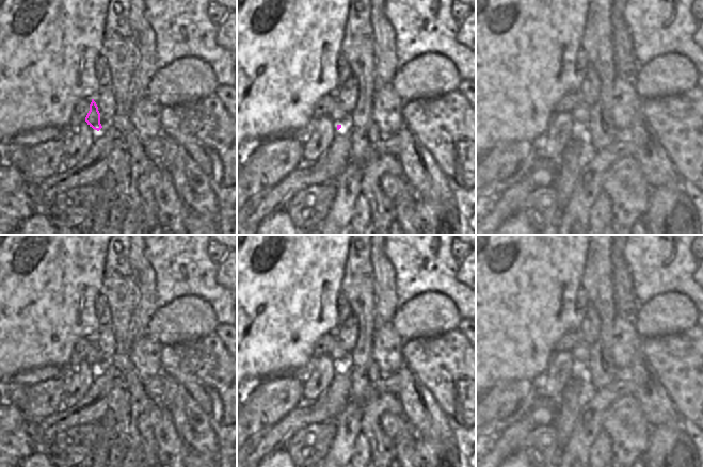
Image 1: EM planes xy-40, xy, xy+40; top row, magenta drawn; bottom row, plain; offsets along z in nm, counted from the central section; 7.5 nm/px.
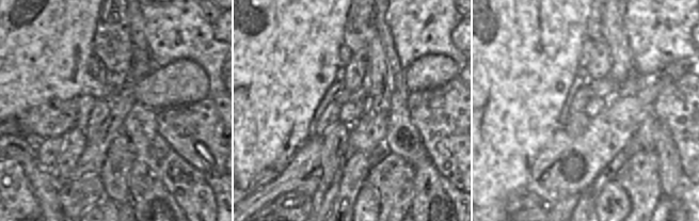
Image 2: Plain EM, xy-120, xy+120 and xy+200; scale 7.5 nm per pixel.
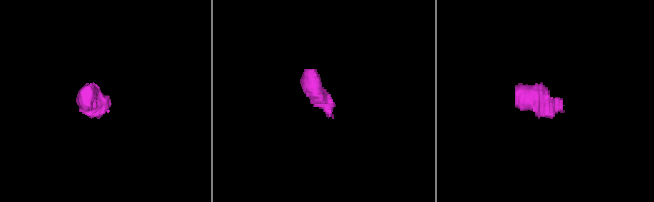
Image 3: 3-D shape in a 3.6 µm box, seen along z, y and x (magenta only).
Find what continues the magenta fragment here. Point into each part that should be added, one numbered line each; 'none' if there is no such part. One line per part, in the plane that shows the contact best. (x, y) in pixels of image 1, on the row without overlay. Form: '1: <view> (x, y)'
1: xy (338, 354)

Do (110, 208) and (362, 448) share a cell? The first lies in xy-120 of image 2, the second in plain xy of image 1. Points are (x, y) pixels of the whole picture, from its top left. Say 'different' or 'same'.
same

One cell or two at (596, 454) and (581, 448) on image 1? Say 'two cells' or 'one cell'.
two cells

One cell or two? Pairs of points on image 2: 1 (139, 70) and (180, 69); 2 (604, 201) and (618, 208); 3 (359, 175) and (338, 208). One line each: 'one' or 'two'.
1: two
2: one
3: one

